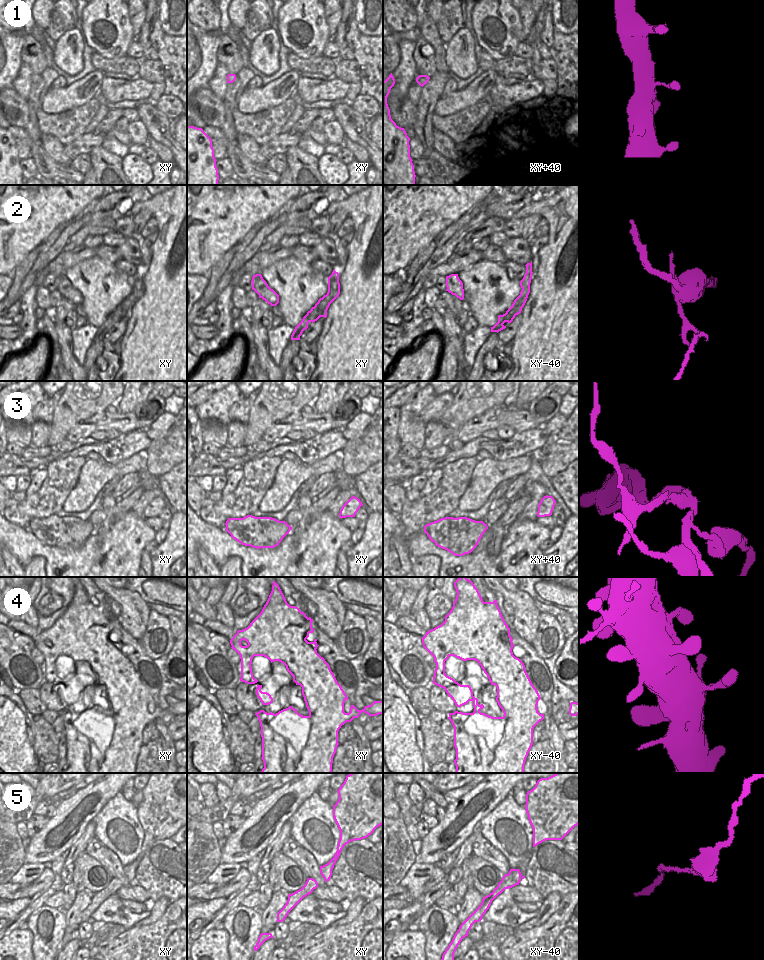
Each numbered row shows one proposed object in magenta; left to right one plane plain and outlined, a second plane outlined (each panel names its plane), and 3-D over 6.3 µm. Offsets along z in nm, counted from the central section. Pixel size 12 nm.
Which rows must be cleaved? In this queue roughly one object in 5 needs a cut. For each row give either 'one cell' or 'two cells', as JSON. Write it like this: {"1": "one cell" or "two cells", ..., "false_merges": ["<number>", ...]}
{"1": "one cell", "2": "one cell", "3": "two cells", "4": "one cell", "5": "one cell", "false_merges": ["3"]}

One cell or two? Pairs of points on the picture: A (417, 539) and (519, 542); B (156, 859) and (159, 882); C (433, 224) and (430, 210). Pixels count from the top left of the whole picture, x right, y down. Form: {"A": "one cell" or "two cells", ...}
{"A": "one cell", "B": "one cell", "C": "one cell"}

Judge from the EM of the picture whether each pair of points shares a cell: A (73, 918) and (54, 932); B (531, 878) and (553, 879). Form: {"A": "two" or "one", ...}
{"A": "two", "B": "one"}

